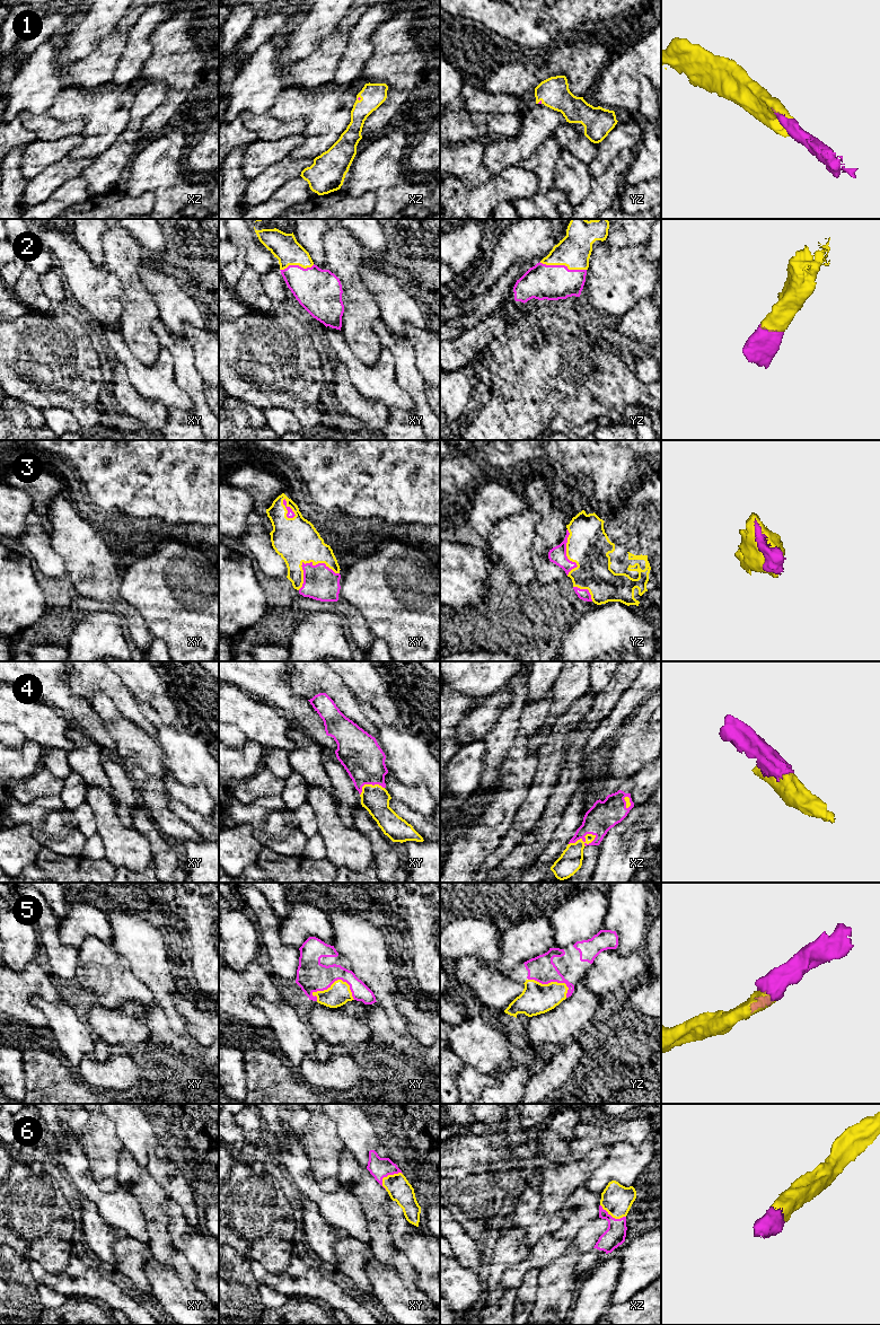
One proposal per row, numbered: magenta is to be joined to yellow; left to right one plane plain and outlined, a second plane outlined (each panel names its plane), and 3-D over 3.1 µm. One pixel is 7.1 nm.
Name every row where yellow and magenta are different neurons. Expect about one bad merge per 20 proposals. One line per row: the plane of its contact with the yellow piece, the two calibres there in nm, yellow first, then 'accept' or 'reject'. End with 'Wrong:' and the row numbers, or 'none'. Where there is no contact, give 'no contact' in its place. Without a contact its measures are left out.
1: meets yellow in xz; 180 nm thick on the yellow side, 20 nm on the other; accept
2: meets yellow in yz; 240 nm thick on the yellow side, 260 nm on the other; accept
3: meets yellow in xy; 320 nm thick on the yellow side, 240 nm on the other; accept
4: meets yellow in xz; 160 nm thick on the yellow side, 200 nm on the other; accept
5: meets yellow in xy; 160 nm thick on the yellow side, 220 nm on the other; accept
6: meets yellow in xy; 170 nm thick on the yellow side, 140 nm on the other; accept
Wrong: none

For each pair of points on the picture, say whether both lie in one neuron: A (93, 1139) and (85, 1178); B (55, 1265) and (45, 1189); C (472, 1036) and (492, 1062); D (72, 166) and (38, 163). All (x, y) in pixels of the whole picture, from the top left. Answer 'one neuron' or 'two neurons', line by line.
A: two neurons
B: one neuron
C: one neuron
D: two neurons

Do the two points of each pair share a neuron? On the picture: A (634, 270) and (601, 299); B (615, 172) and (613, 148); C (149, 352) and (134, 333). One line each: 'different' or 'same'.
A: same
B: different
C: same

